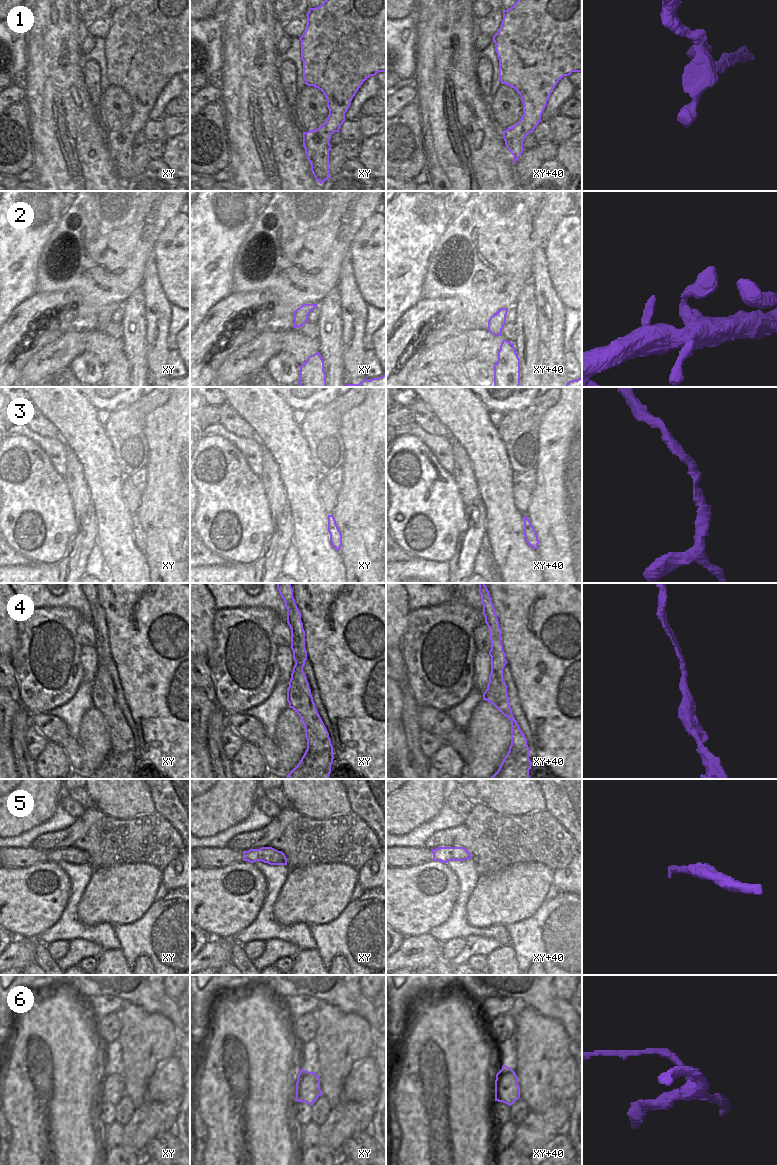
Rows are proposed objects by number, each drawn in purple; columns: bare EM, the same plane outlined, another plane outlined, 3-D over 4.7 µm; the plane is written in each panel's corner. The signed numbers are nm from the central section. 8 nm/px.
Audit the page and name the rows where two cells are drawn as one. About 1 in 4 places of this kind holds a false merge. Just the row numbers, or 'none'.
none

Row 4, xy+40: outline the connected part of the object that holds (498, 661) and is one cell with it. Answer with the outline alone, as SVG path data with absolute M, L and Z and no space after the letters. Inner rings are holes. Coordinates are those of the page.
M479 583L479 593L483 605L485 623L489 627L491 649L491 673L483 700L490 702L501 714L511 721L511 745L499 769L489 779L529 779L532 762L529 759L527 739L513 717L507 695L507 685L503 679L503 669L507 664L499 621L485 583Z

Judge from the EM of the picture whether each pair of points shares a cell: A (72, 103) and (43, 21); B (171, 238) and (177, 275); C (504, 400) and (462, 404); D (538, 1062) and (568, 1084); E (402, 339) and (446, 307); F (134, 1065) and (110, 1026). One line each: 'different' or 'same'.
A: same
B: same
C: different
D: different
E: same
F: different

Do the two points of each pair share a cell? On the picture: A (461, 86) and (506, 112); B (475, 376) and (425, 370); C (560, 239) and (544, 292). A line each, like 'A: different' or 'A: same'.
A: different
B: different
C: different

